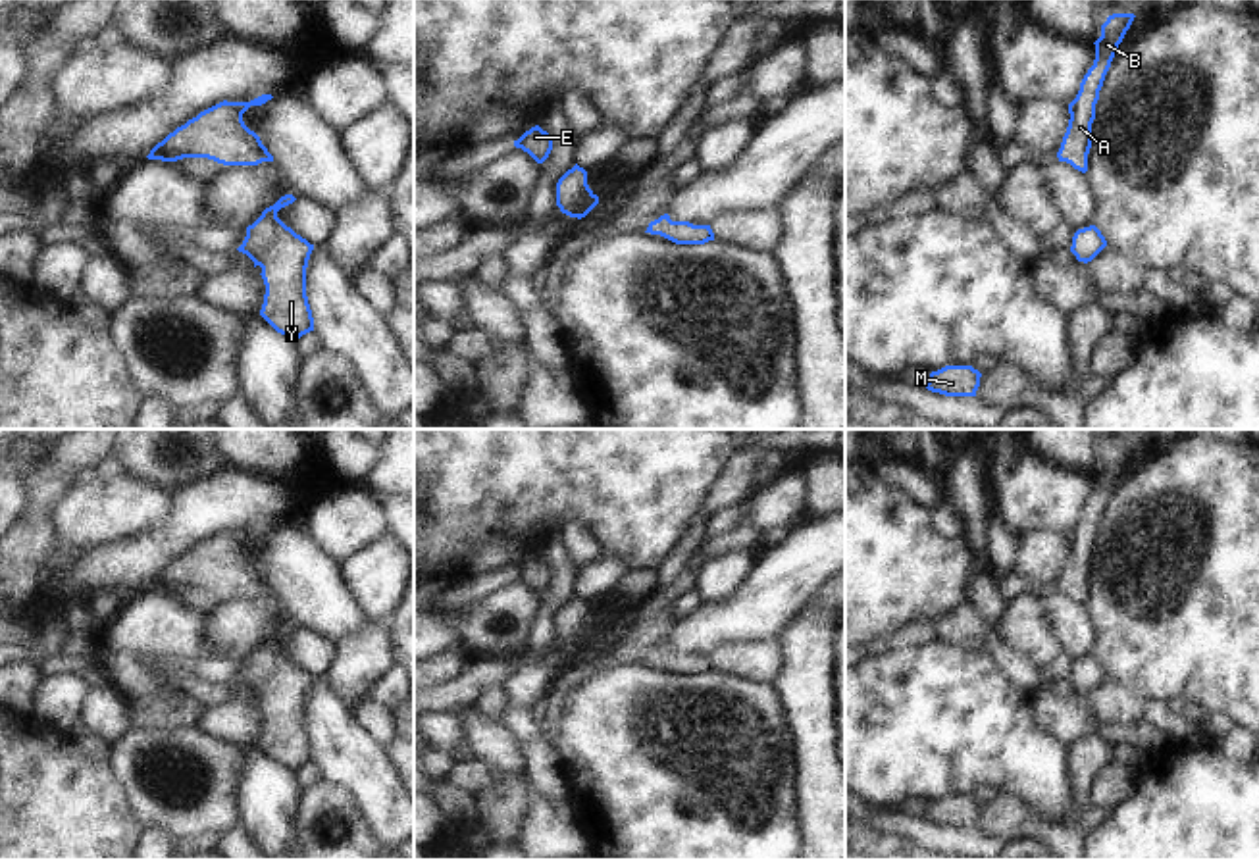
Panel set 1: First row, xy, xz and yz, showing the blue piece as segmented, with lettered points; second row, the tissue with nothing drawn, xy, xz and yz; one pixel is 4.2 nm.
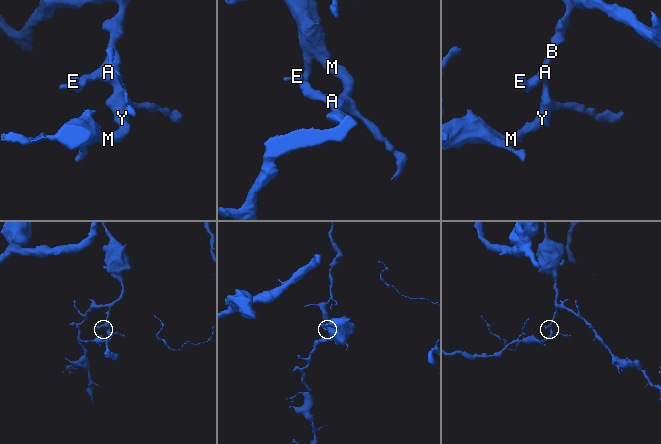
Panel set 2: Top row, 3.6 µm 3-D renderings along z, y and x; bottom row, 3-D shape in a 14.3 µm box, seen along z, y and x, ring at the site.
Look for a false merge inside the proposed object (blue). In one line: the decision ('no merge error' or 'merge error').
no merge error

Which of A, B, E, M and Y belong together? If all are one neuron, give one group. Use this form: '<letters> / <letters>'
A B E M Y

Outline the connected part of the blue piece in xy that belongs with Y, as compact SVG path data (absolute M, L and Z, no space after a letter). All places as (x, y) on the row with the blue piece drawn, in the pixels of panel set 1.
M281 196L273 206L246 227L246 237L237 248L254 267L262 267L266 285L260 316L281 335L298 341L314 331L314 317L306 296L306 267L314 244L287 227L277 212L296 198Z

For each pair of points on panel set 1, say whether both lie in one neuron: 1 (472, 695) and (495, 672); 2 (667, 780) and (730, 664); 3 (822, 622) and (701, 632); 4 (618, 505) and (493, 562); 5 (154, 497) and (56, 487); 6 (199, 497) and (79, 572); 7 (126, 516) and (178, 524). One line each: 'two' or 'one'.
1: one
2: two
3: two
4: two
5: two
6: one
7: two

